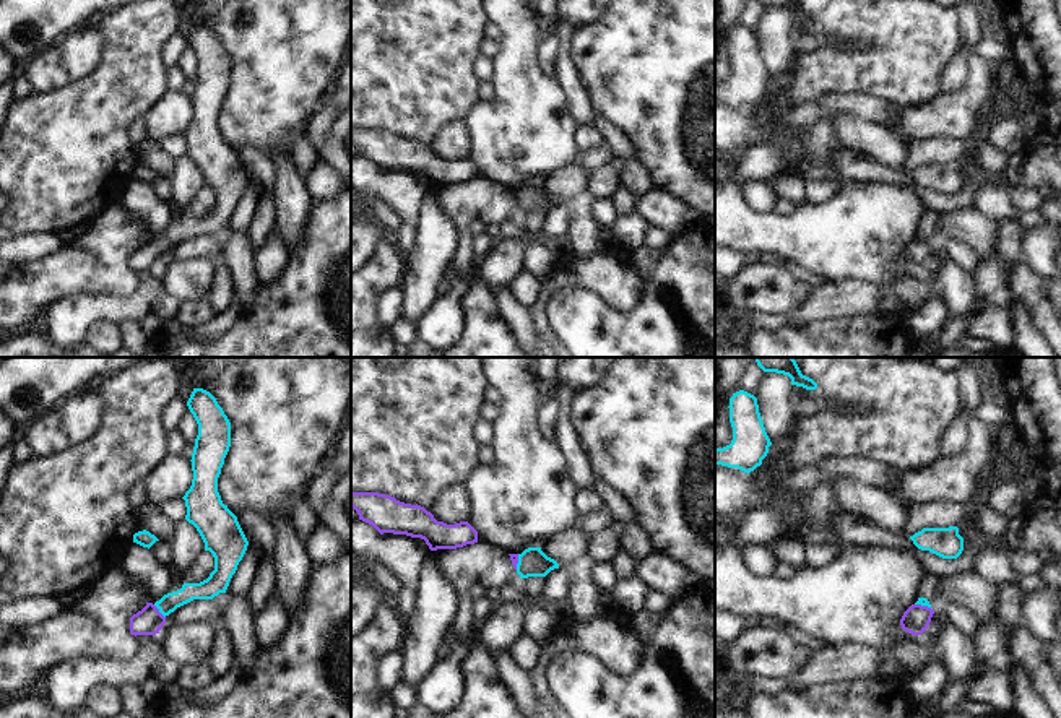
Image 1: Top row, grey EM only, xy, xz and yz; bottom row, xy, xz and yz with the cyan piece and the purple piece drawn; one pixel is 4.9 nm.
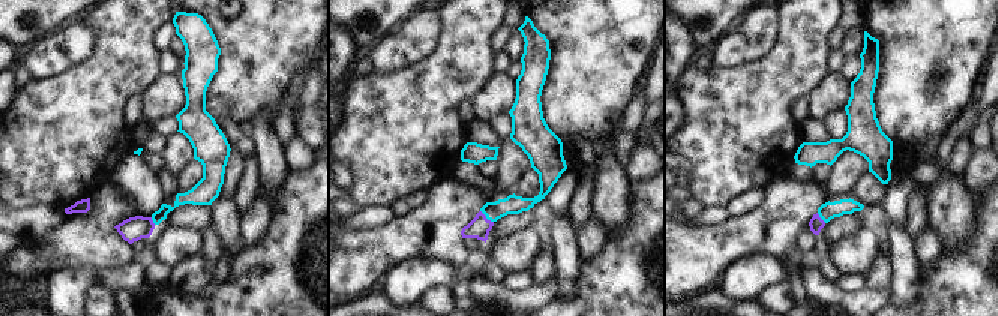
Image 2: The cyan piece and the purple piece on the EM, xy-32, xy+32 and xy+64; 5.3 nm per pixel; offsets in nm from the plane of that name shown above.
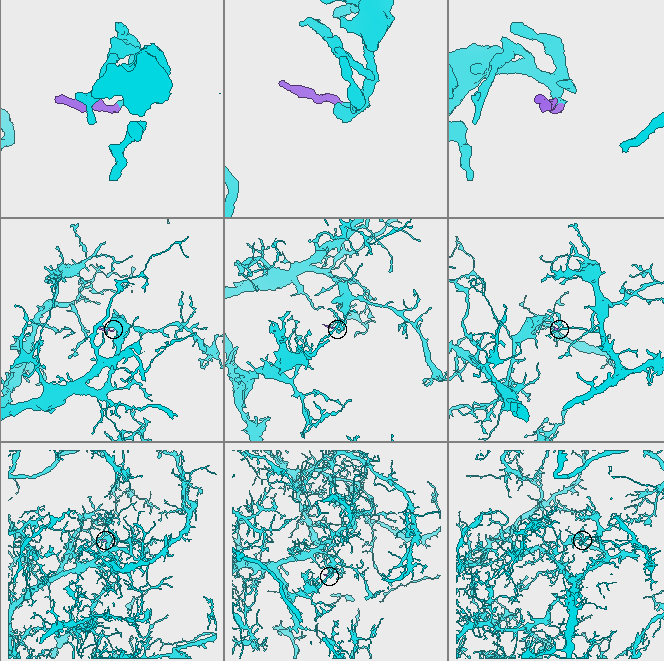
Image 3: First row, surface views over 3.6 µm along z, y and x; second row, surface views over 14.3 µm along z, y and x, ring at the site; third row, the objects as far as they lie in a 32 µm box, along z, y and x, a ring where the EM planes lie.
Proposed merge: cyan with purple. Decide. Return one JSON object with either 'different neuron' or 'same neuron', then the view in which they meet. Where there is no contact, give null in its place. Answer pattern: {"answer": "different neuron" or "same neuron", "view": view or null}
{"answer": "same neuron", "view": "xy"}

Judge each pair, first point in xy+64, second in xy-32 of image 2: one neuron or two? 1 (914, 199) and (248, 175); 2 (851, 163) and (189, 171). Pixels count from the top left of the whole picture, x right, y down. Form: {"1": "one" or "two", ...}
{"1": "one", "2": "two"}

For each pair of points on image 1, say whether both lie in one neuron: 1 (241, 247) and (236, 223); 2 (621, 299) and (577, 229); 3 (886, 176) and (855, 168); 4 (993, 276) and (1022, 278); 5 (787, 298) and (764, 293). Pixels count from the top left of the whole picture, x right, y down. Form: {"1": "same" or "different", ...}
{"1": "different", "2": "different", "3": "same", "4": "different", "5": "same"}

